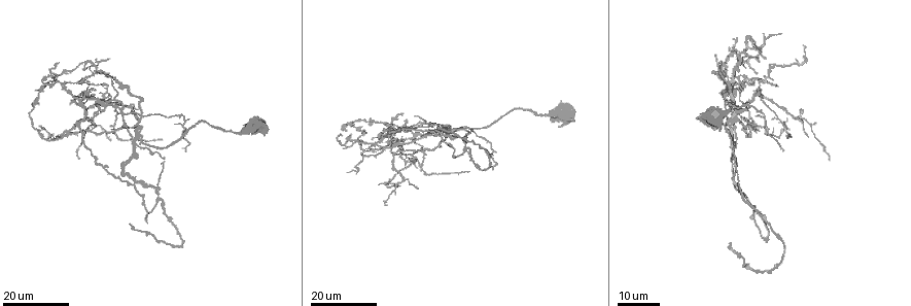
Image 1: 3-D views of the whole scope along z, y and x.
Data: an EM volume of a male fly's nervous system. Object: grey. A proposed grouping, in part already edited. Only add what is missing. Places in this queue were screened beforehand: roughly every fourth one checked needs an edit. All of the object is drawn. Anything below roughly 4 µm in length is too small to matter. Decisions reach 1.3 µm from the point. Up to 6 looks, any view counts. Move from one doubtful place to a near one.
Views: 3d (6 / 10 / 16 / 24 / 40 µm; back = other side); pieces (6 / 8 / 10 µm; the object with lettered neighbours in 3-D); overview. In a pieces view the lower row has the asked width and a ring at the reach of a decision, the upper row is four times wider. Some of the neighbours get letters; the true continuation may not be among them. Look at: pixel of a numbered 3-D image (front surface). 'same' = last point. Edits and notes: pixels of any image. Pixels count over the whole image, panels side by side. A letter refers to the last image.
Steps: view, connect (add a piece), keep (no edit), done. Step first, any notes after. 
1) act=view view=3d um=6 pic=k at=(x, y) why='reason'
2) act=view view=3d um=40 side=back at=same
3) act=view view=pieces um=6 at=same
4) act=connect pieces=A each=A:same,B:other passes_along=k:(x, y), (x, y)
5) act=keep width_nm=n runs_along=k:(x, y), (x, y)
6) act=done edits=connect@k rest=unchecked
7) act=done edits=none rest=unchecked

act=view view=3d um=24 pic=1 at=(402, 115) why='an open end'

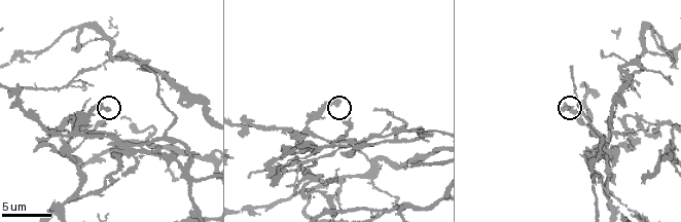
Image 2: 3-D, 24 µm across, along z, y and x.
act=view view=pieces um=8 pic=2 at=(108, 109)

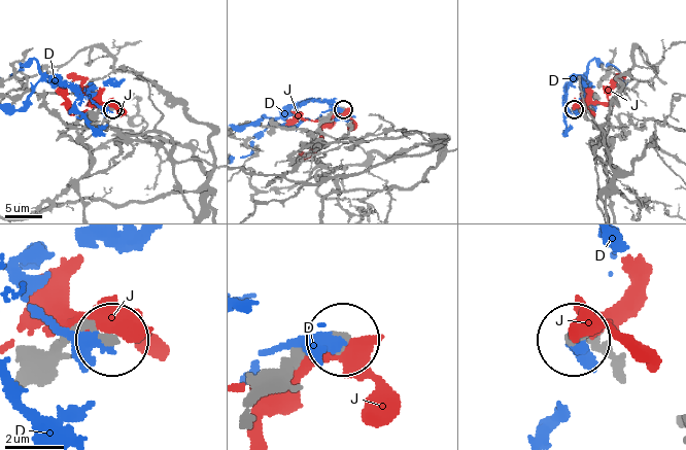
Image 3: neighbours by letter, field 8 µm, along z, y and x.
act=keep each=D:other,J:other runs_along=3:(37, 374), (74, 339), (108, 337) found='no lettered piece goes on from it'

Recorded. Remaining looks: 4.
act=view view=pieces um=6 pic=2 at=(145, 67) why='thin end'

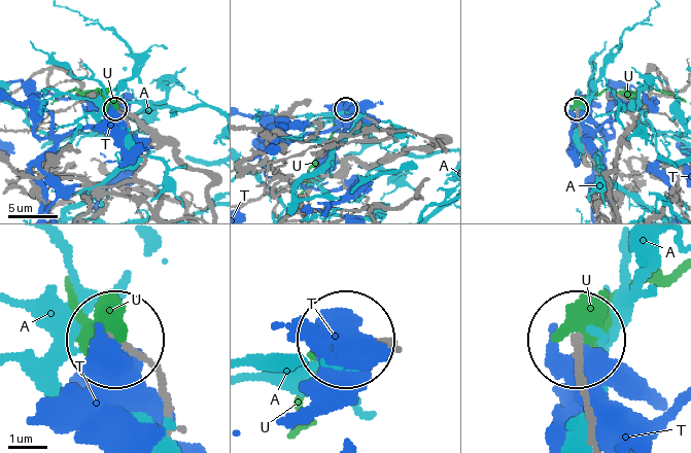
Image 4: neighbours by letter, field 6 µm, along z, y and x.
act=keep each=A:other,T:other,U:other found='none of them fits'

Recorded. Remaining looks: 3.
act=view view=3d um=16 pic=1 at=(817, 123) why='tapers out'

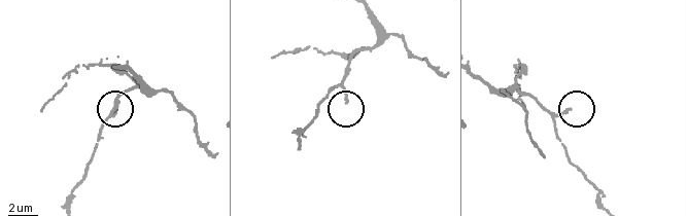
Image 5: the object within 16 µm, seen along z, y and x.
act=view view=pieces um=8 pic=5 at=(348, 100)

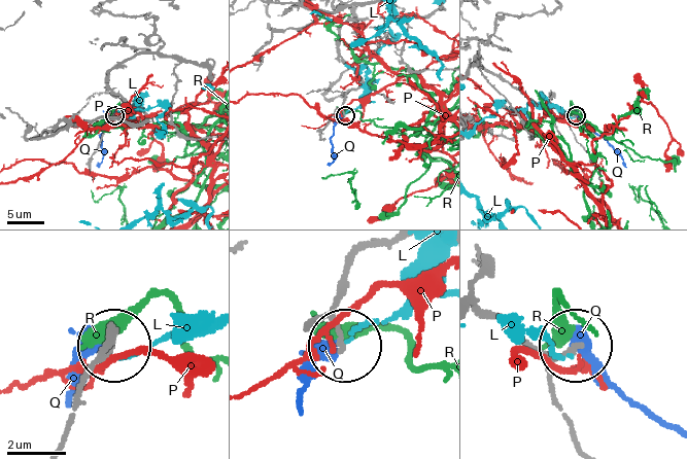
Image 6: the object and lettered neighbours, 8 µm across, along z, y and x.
act=keep width_nm=150 each=L:other,P:other,Q:other,R:other runs_along=6:(366, 247), (343, 284), (336, 314), (341, 341) found='no lettered piece goes on from it'

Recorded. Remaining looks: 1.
act=done edits=none rest=unchecked

